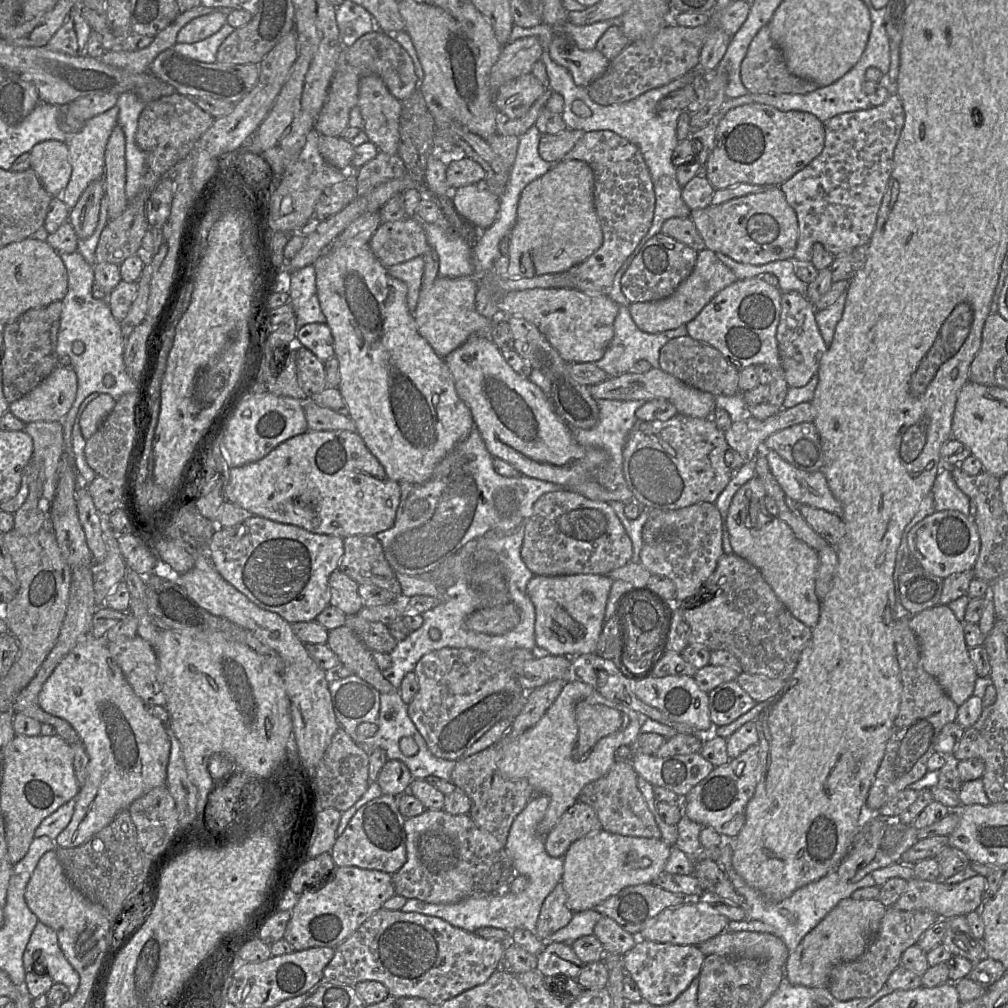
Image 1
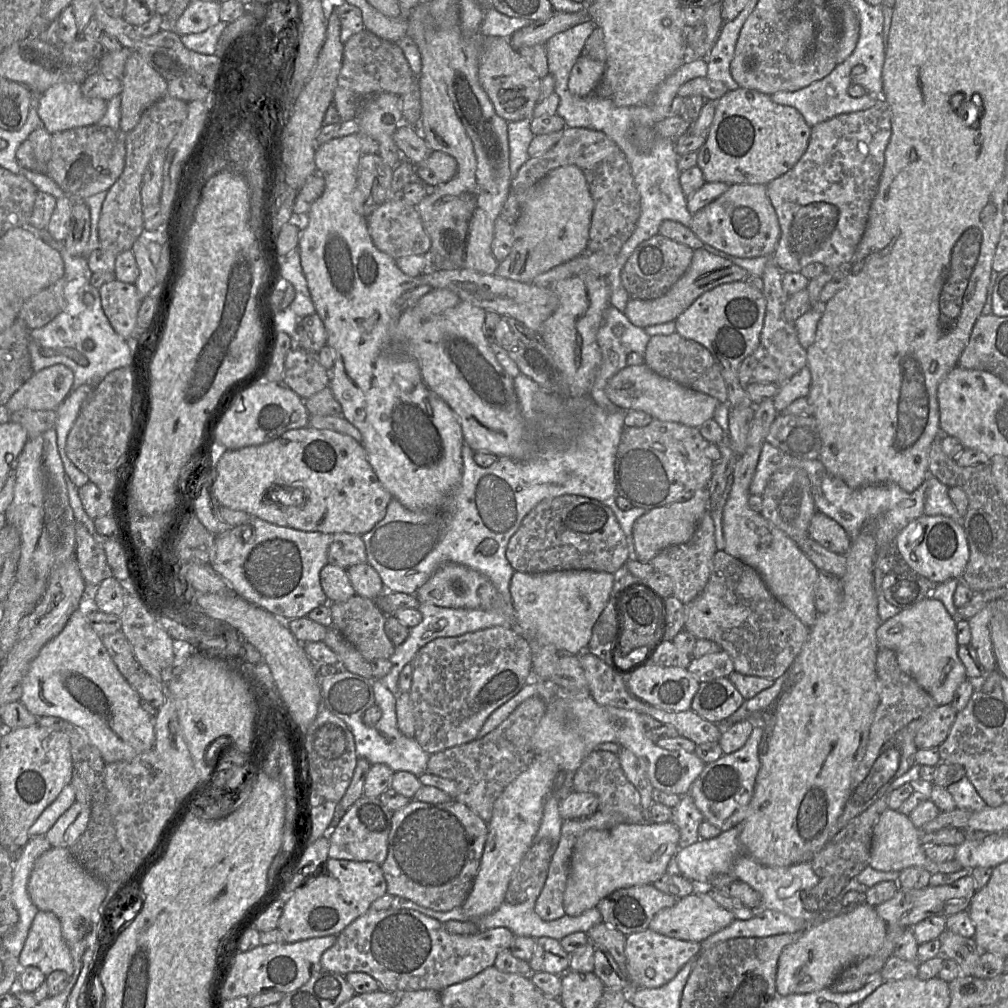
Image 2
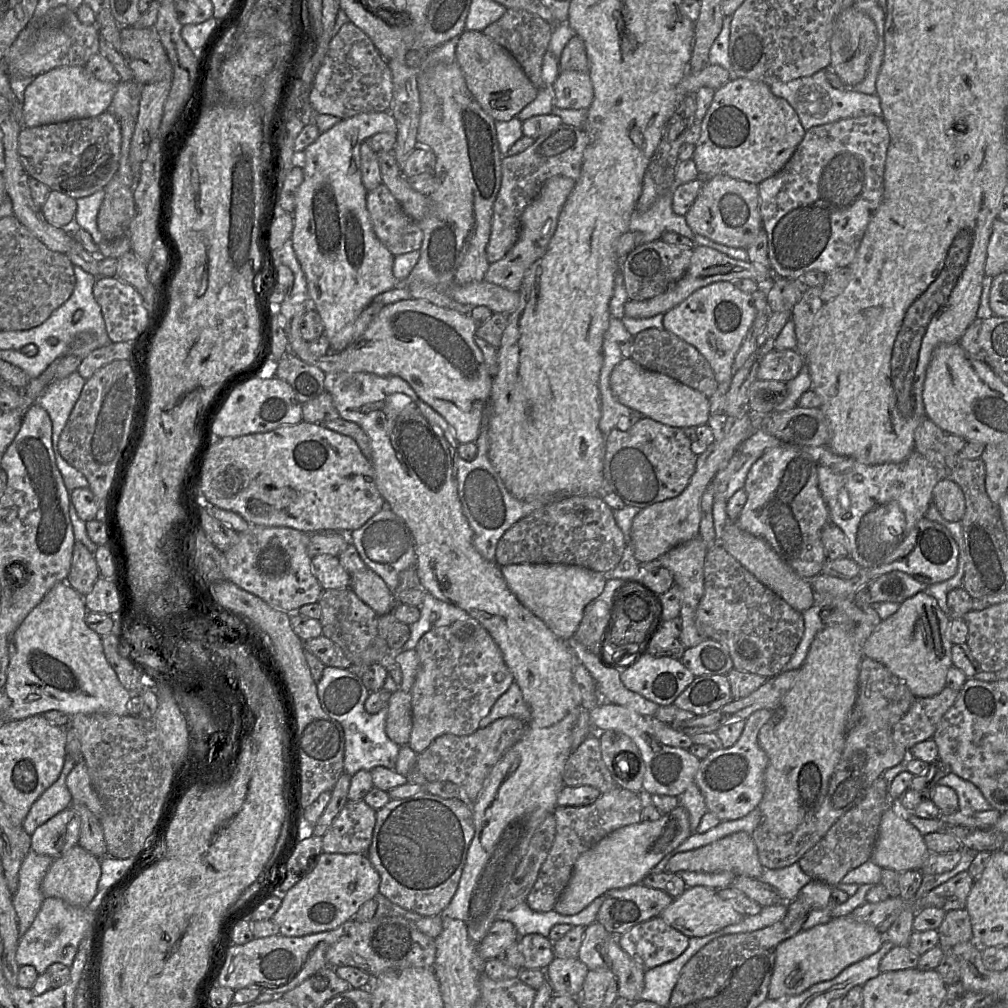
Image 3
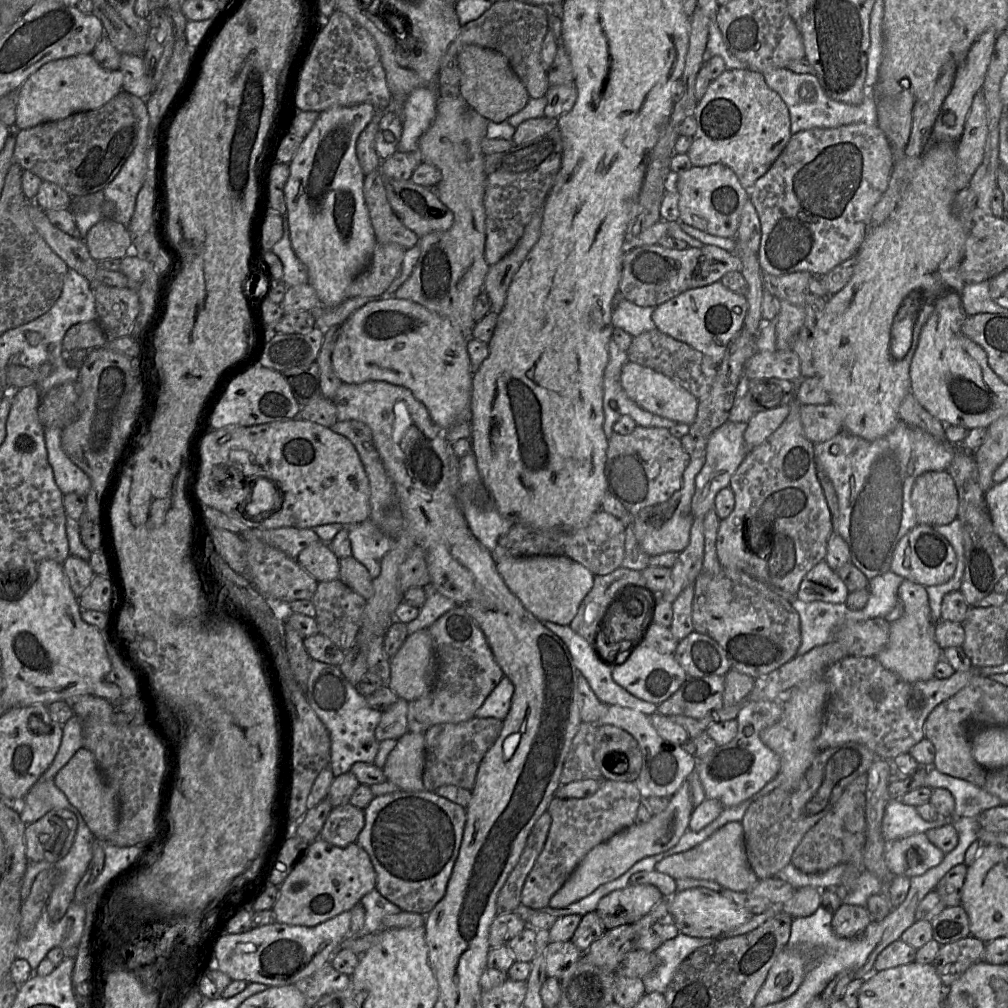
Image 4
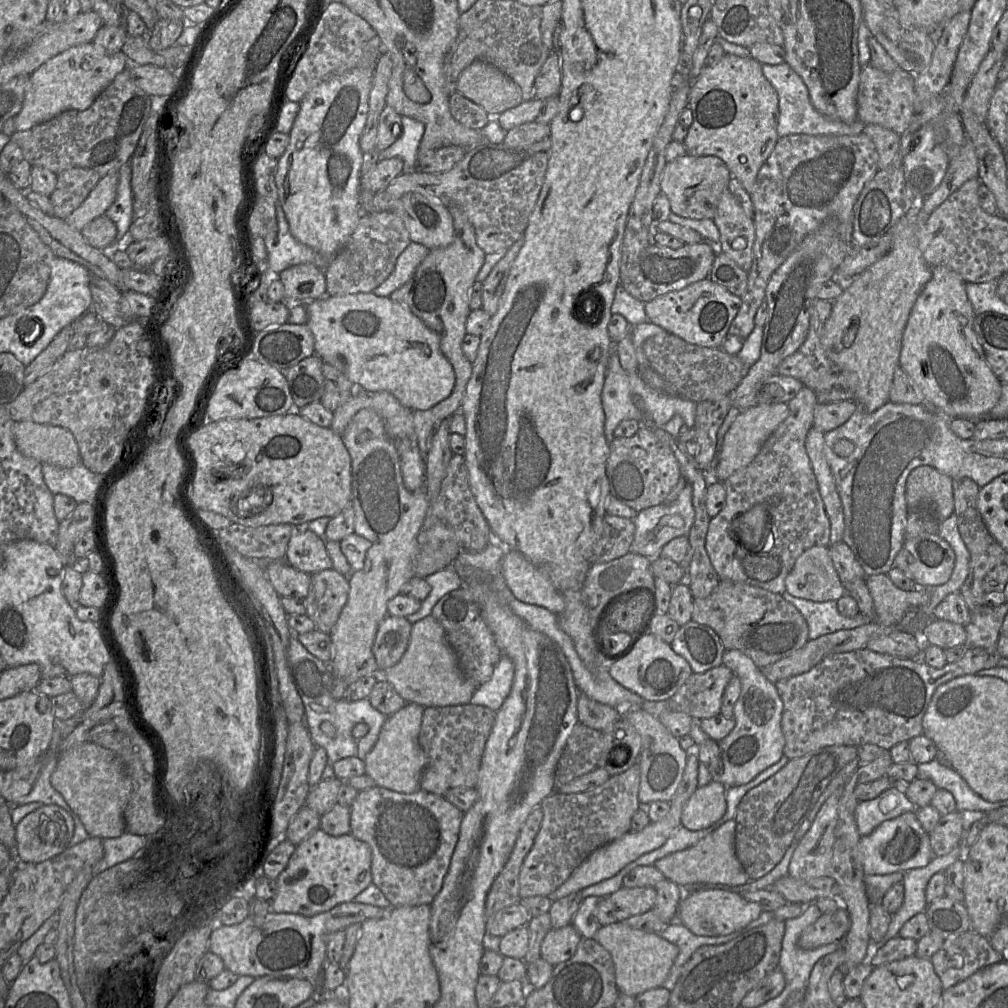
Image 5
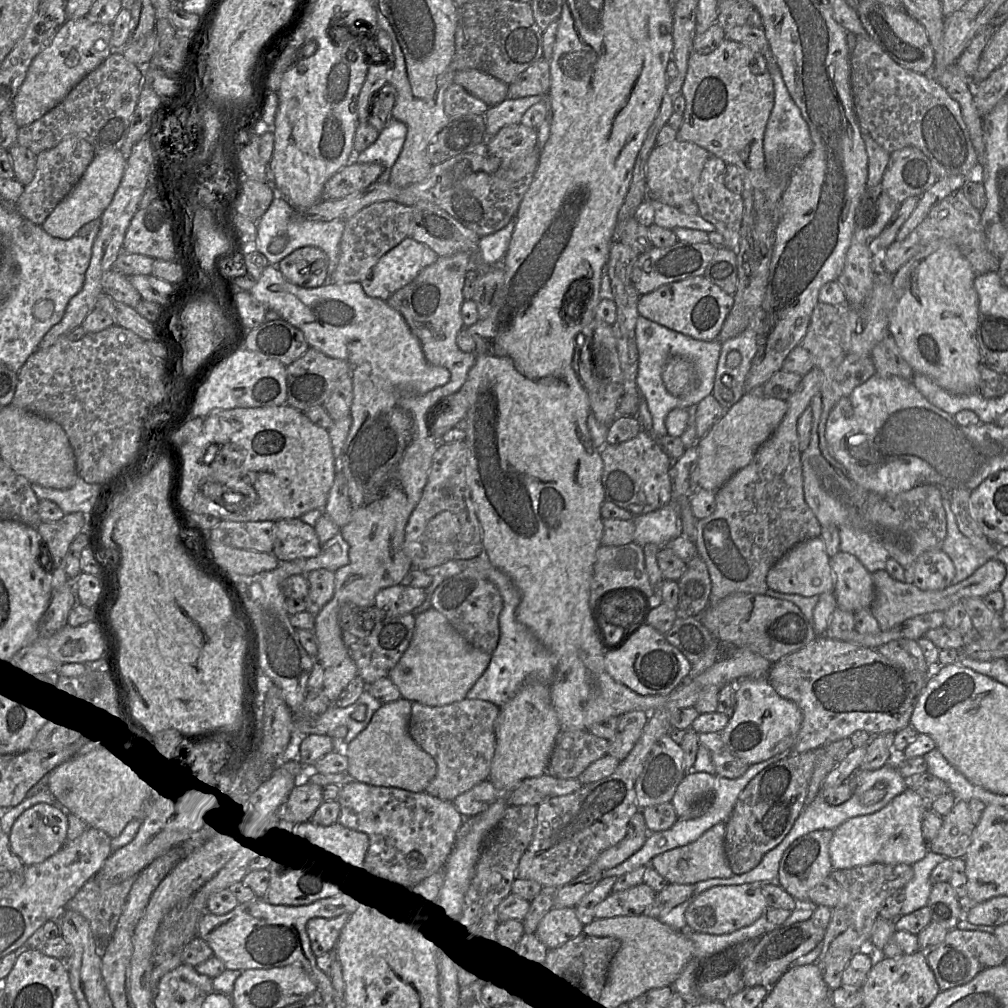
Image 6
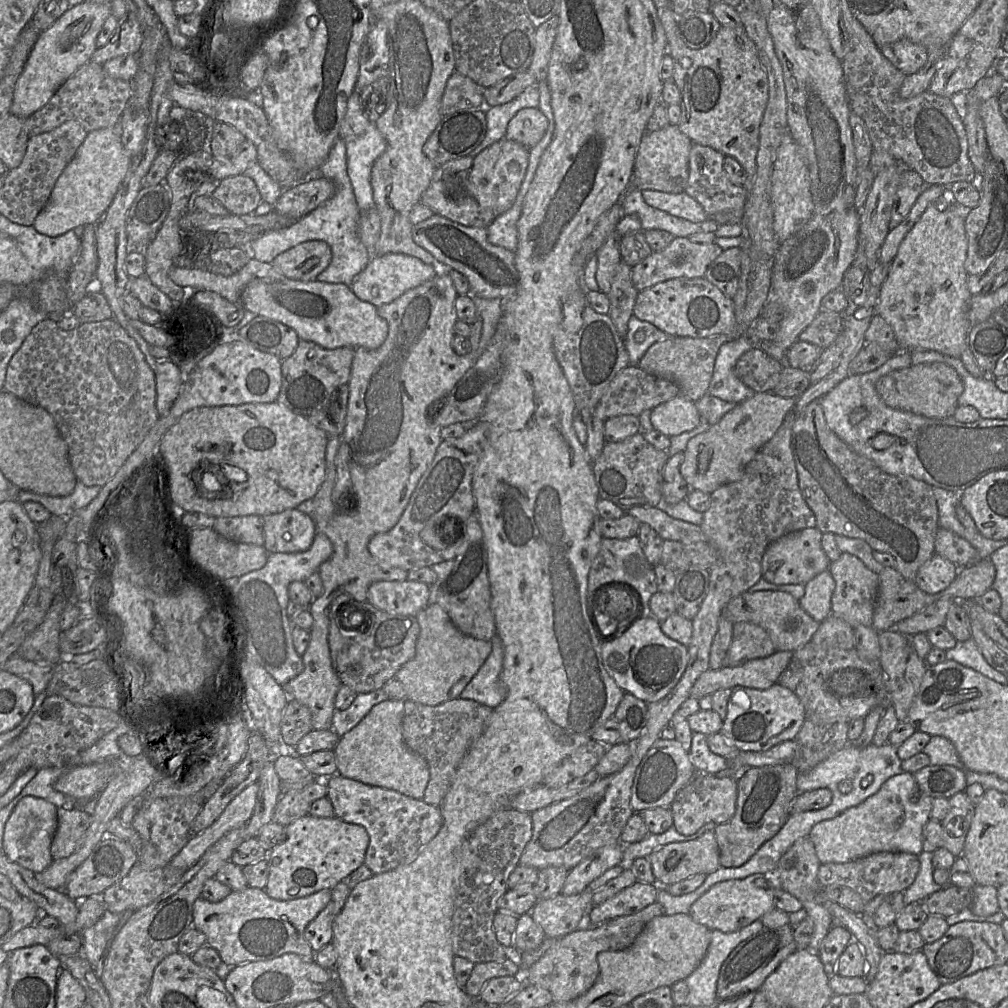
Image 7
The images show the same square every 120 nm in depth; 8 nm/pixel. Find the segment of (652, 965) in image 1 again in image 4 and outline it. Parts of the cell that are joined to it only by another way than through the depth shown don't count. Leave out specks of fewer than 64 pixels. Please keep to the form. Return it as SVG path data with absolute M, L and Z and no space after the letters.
M663 898L646 916L634 924L635 948L655 952L665 941L676 937L679 931L669 912L669 899Z

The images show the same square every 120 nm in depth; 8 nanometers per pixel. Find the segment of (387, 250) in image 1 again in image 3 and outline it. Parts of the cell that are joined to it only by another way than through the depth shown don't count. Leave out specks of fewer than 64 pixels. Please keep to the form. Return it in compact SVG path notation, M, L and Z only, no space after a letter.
M384 184L367 192L366 207L375 235L394 257L419 251L423 241L419 224L404 212Z

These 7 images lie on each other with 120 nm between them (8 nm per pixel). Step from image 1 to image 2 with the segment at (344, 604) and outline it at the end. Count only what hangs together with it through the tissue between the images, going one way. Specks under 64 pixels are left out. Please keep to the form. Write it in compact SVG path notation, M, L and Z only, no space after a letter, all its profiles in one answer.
M329 563L320 571L320 584L329 604L344 603L356 594L346 570Z

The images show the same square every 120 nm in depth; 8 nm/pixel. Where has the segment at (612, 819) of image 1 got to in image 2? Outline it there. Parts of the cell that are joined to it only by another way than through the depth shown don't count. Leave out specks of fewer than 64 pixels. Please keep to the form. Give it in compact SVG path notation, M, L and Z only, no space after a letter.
M604 750L590 752L573 776L573 790L593 793L599 800L599 810L607 814L618 814L624 823L646 822L641 797L636 787L627 779L617 754Z

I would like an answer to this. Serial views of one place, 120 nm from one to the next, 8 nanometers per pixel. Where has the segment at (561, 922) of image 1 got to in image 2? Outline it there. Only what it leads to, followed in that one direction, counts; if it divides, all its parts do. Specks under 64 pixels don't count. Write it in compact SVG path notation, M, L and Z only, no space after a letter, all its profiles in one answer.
M601 810L596 811L593 815L586 818L569 819L563 821L560 838L553 849L549 862L545 884L535 903L535 912L542 920L553 921L565 916L563 895L569 875L570 860L573 853L573 848L578 837L590 829L609 829L621 823L624 823L624 819L620 815L607 814Z

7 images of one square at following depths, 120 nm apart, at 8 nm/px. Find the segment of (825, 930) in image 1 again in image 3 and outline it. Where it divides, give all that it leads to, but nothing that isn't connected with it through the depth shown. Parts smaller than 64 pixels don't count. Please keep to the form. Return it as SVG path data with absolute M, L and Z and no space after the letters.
M851 916L834 918L825 924L801 931L777 947L768 999L799 995L819 982L835 978L848 966L877 952L885 939L885 935L876 928L858 922Z

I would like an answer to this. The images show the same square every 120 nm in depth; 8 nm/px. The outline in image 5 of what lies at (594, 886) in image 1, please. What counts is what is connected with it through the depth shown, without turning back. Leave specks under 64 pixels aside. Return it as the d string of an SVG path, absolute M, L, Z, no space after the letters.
M696 745L687 750L687 763L684 769L682 780L678 786L676 794L670 801L670 810L667 815L657 821L650 822L643 830L639 832L629 831L620 838L603 845L593 851L581 865L572 873L570 878L557 888L548 897L551 902L564 898L570 894L580 892L581 890L599 883L603 880L613 877L626 865L636 860L645 853L651 852L664 845L670 835L682 825L681 816L683 808L698 786L698 756L696 754Z

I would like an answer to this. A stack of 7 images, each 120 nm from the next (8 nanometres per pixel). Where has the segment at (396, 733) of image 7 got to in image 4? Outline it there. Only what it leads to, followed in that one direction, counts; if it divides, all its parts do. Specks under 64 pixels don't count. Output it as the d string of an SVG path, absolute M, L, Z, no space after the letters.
M410 732L405 733L397 740L394 749L389 753L382 770L387 781L395 784L399 790L422 791L423 770L425 766L425 740L424 733Z

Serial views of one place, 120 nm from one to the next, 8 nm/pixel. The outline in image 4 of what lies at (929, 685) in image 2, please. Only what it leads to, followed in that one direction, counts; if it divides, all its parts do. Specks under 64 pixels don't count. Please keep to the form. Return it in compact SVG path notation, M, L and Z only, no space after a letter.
M905 579L898 588L898 598L904 607L903 614L890 623L887 644L874 657L906 682L930 680L943 650L935 640L935 621L931 617L927 592L924 586Z

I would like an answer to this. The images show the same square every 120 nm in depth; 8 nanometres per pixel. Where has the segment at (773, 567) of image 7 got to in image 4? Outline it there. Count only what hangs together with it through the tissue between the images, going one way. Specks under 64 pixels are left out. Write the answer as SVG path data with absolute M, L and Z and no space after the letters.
M823 560L805 575L796 597L805 602L845 603L848 594L846 585Z

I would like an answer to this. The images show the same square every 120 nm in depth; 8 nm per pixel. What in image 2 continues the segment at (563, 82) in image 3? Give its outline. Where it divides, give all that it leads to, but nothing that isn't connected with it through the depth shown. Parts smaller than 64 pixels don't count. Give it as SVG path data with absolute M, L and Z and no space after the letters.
M581 55L572 67L568 89L578 97L591 95L603 77L605 64L586 55Z

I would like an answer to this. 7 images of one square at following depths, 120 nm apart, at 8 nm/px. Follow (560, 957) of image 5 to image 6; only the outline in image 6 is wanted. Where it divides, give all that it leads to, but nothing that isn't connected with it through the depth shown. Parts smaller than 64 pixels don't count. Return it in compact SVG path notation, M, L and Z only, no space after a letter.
M552 908L539 922L537 938L548 951L554 950L583 933L575 908Z

